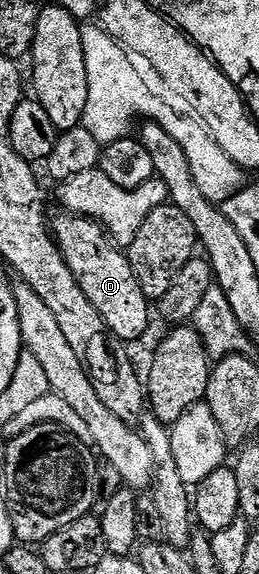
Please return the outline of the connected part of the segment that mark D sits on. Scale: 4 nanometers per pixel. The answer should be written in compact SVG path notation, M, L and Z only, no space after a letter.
M72 213L52 216L51 230L62 257L67 261L79 289L87 293L87 301L99 309L99 317L116 339L133 345L149 331L149 307L151 301L139 289L139 281L129 264L129 256L109 237L109 232L93 219L78 217Z

